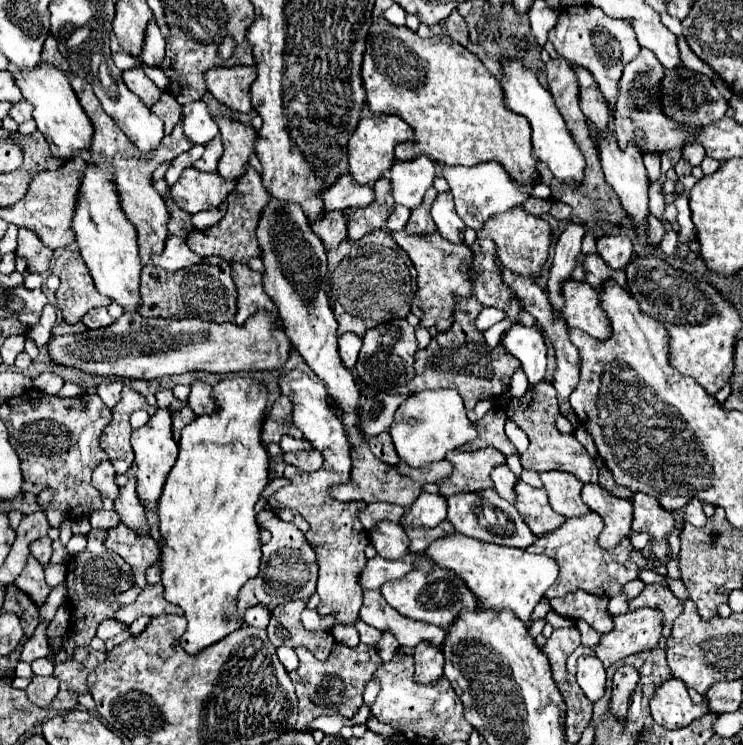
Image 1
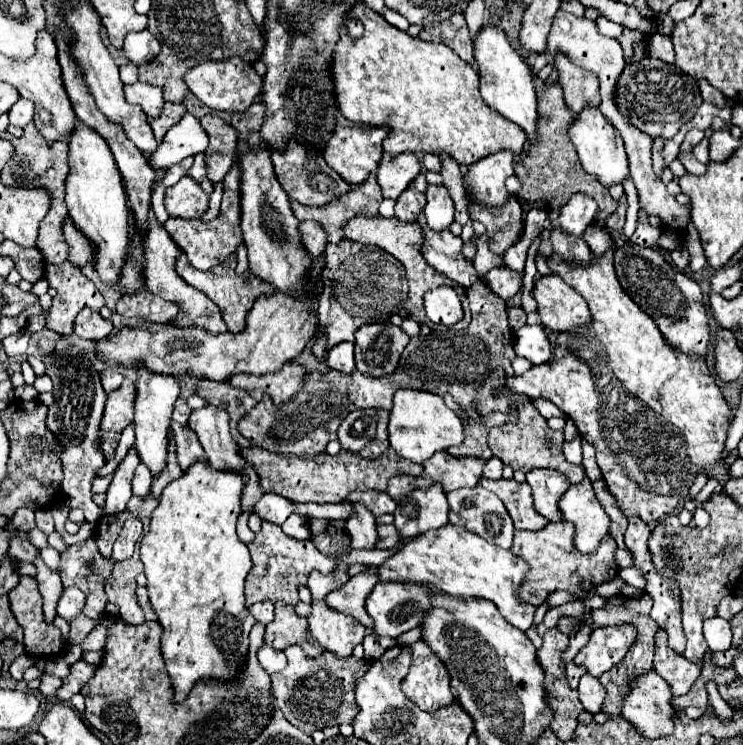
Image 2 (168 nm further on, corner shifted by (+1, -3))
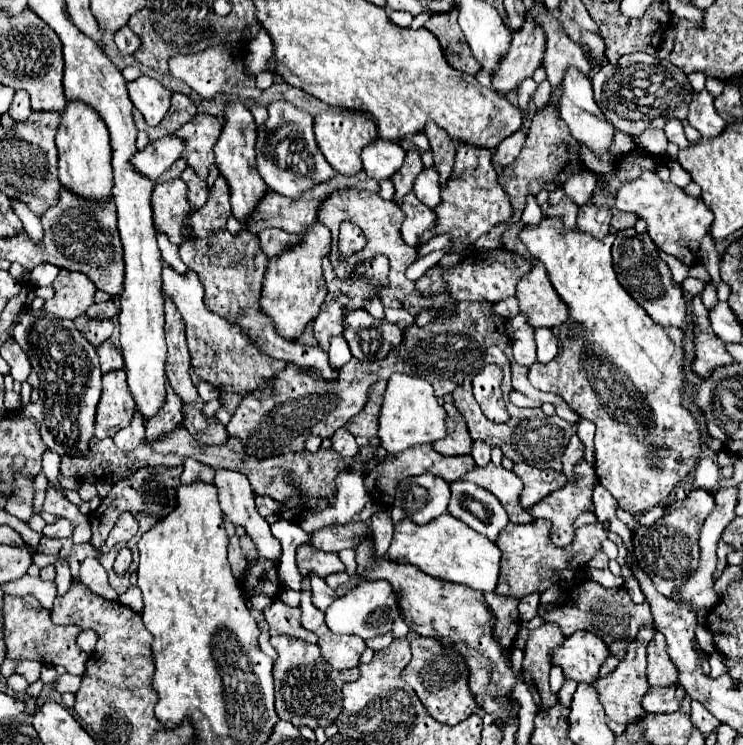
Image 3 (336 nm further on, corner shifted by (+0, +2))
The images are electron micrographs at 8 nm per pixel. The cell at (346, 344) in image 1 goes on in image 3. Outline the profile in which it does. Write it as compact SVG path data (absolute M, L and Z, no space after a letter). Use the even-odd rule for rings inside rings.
M343 336L331 338L331 348L329 348L327 354L329 354L329 364L333 368L337 368L337 370L353 358L353 354L351 354L351 350L347 346L347 340Z

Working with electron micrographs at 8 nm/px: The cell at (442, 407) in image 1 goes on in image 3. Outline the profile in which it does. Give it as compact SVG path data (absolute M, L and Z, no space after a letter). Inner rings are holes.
M391 374L379 416L381 446L389 454L397 454L419 444L433 444L445 438L447 436L445 420L447 420L447 412L437 402L433 394L433 386L427 380L407 374Z

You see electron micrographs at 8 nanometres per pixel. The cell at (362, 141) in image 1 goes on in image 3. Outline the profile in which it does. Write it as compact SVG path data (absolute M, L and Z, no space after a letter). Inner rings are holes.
M323 110L315 116L315 140L319 144L319 150L327 158L327 162L339 172L339 174L359 174L363 170L361 152L365 146L375 142L377 126L371 118L351 112L351 110Z

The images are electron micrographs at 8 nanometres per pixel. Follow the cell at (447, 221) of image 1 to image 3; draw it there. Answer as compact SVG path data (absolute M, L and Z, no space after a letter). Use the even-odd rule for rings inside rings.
M425 168L417 180L415 180L415 188L413 188L415 196L429 206L431 210L435 206L439 206L441 202L441 186L439 186L439 172L435 168Z

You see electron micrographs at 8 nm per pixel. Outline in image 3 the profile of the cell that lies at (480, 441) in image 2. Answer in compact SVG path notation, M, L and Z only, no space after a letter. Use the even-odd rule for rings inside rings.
M445 402L443 404L447 416L455 422L455 430L439 440L439 442L433 442L433 448L439 452L439 454L445 454L445 456L461 456L461 454L471 454L471 446L473 446L473 440L469 436L469 430L467 430L467 422L463 422L463 414L459 414L459 410L453 406L453 402Z

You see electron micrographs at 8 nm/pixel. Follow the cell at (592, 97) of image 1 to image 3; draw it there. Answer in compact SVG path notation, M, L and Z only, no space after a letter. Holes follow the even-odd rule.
M545 12L545 14L537 16L537 24L547 34L547 52L543 58L543 66L545 66L547 80L553 86L553 90L561 88L567 66L575 66L577 70L581 70L583 74L587 74L591 78L593 70L591 70L591 62L589 62L587 54L583 52L583 48L577 42L573 42L565 34L561 22L551 12Z

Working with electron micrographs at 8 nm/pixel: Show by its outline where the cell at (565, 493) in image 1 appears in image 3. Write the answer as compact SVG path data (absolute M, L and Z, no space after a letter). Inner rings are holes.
M525 462L515 464L513 472L525 484L523 494L521 494L521 506L525 510L535 506L535 502L541 502L543 498L547 498L547 494L551 494L553 490L559 490L567 484L567 476L563 472L557 472L557 470L551 470L551 468L541 470L541 468L529 466Z

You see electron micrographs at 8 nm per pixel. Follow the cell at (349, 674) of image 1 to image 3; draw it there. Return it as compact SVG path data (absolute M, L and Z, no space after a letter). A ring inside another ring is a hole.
M275 636L271 638L271 646L277 650L279 660L273 668L275 678L275 708L279 718L293 722L293 726L331 726L335 718L343 712L343 684L359 678L359 668L351 670L335 670L331 668L317 644L303 642L293 636Z

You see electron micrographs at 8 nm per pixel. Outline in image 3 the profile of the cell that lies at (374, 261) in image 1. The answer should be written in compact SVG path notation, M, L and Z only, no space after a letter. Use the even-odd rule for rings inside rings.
M327 256L323 258L323 274L325 274L325 282L327 282L327 298L325 302L321 304L321 312L319 316L315 318L313 322L313 332L315 332L315 338L319 342L319 346L323 350L327 350L329 346L329 338L331 336L343 336L343 330L345 330L345 316L351 314L353 310L359 310L365 306L367 300L373 300L373 298L379 298L381 290L387 288L387 274L389 274L389 262L387 258L383 256L375 256L375 258L369 258L365 262L359 262L353 272L347 276L347 278L337 278L335 274L335 266L333 266L333 260Z

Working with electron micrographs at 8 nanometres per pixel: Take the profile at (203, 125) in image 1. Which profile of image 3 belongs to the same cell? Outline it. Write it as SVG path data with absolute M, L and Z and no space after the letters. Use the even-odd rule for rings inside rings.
M167 134L167 138L159 138L157 142L151 142L145 146L145 150L139 150L133 158L131 164L151 178L153 182L163 174L179 156L183 154L183 138L177 138L175 134Z

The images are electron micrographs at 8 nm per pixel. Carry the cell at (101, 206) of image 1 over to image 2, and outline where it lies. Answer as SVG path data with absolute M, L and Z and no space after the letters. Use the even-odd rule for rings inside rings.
M76 123L74 131L68 137L68 177L66 177L66 205L72 221L76 227L96 245L96 261L94 271L100 275L100 279L106 285L116 285L120 279L120 267L128 251L128 207L126 207L126 193L122 191L122 177L118 175L118 167L114 163L114 157L110 155L108 143L90 127L84 123Z

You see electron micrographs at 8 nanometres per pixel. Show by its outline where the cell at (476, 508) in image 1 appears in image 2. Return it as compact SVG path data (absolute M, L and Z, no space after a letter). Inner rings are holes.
M480 485L472 487L472 489L454 489L448 493L448 503L450 503L448 519L452 525L466 527L468 531L480 535L488 543L498 545L502 549L510 549L512 535L514 535L514 523L512 523L510 515L506 513L504 503L492 491L486 491Z

